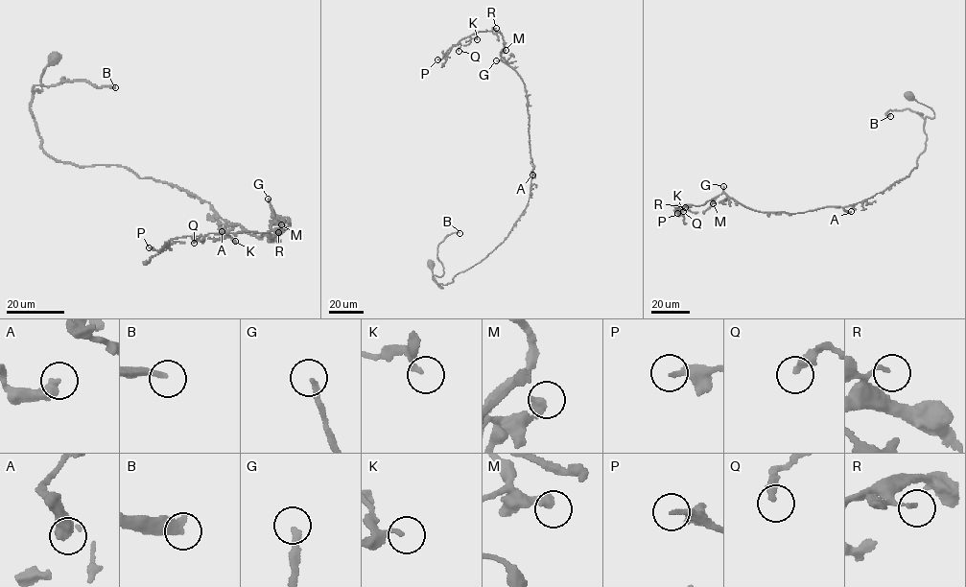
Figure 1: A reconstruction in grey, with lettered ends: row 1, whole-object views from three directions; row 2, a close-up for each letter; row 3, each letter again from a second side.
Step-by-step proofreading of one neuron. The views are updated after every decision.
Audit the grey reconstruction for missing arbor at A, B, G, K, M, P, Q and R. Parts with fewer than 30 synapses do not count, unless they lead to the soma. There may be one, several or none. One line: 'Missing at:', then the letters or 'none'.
Missing at: B, G, P

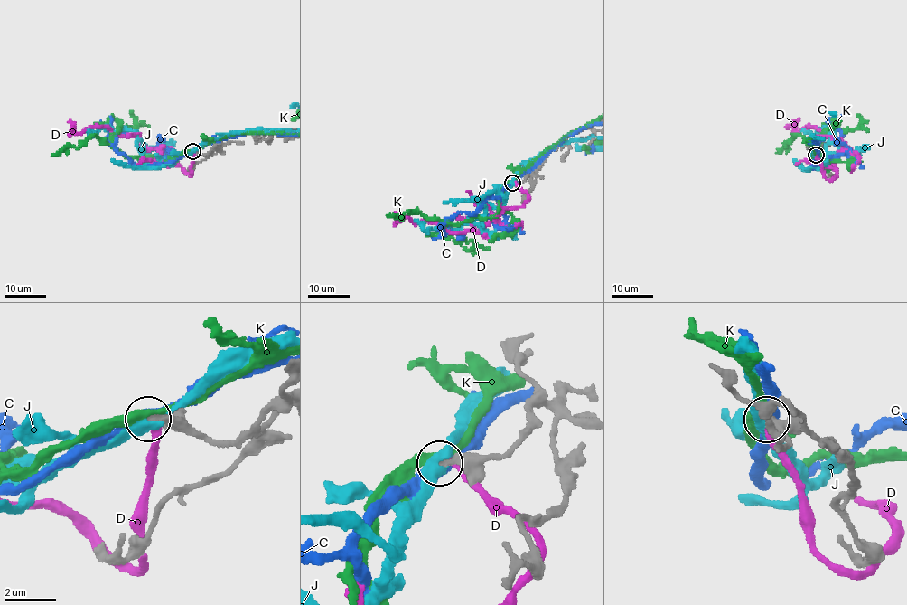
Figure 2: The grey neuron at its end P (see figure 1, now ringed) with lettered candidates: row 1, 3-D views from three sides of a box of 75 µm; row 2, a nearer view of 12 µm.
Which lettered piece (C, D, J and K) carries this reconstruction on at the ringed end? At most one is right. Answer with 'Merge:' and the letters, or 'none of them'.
Merge: none of them

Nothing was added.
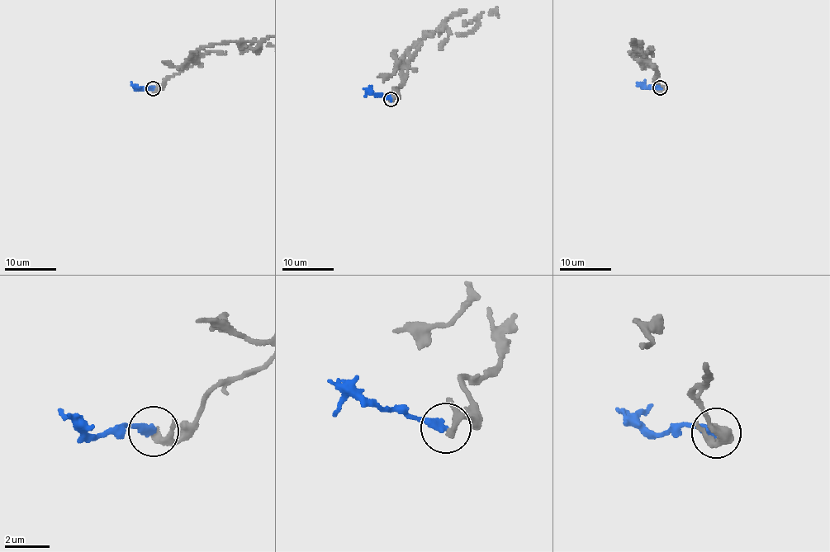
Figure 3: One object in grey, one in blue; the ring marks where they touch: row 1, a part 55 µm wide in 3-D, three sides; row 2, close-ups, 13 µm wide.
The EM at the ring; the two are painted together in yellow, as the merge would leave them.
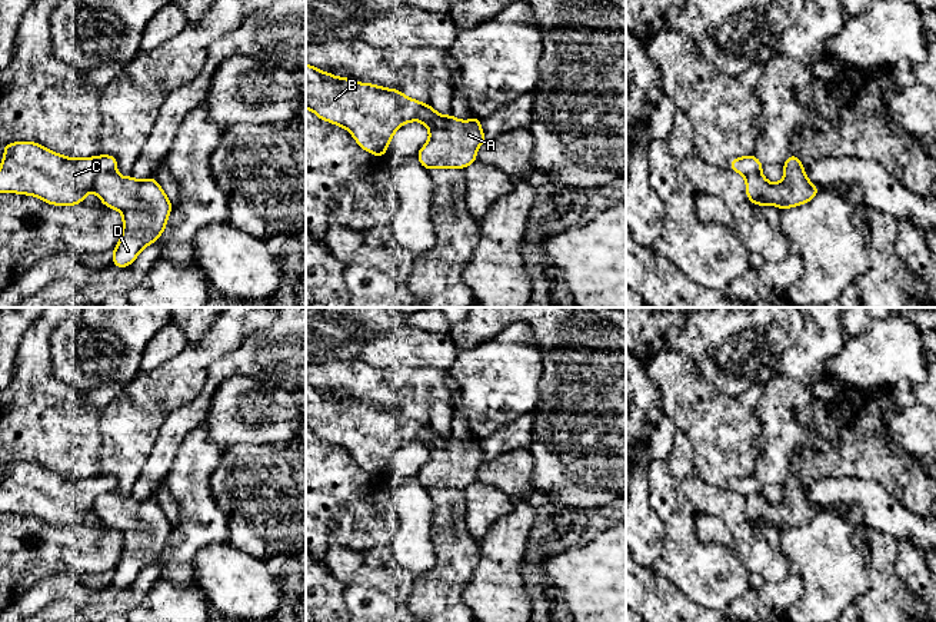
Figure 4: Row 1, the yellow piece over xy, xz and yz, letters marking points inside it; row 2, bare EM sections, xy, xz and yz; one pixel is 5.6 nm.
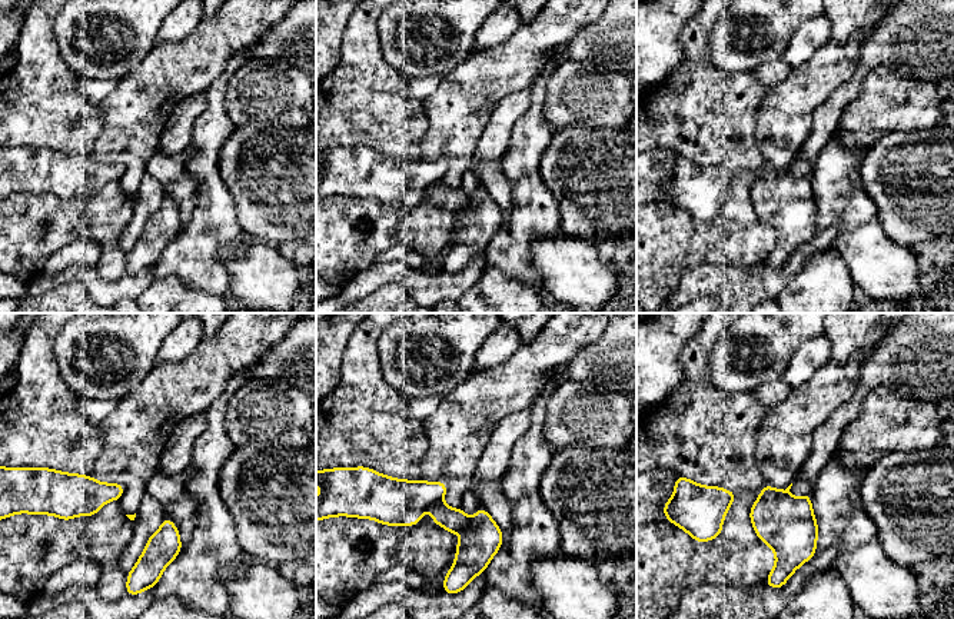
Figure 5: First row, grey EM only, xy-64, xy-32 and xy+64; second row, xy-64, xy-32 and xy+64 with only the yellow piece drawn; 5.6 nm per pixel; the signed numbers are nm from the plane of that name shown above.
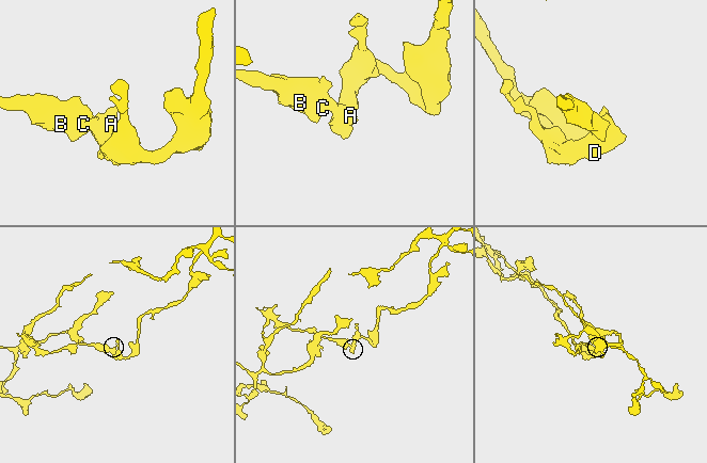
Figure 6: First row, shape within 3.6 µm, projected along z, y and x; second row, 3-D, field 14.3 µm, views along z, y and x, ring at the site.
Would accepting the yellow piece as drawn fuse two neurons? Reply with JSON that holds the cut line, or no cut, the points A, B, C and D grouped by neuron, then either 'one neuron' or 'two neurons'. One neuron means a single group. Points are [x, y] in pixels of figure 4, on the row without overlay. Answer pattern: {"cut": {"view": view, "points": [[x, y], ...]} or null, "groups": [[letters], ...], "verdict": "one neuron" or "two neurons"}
{"cut": {"view": "xy", "points": [[115, 489], [102, 494], [95, 501], [92, 509]]}, "groups": [["A", "D"], ["B", "C"]], "verdict": "two neurons"}

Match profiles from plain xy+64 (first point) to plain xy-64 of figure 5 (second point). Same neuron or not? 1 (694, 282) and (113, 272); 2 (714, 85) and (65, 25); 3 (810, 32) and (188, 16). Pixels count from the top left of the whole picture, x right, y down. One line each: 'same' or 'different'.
1: different
2: different
3: same

